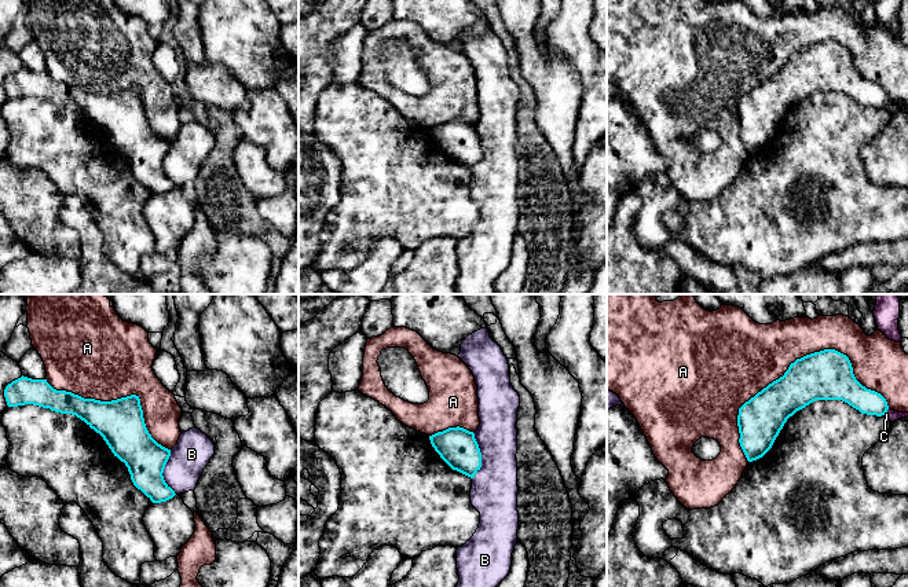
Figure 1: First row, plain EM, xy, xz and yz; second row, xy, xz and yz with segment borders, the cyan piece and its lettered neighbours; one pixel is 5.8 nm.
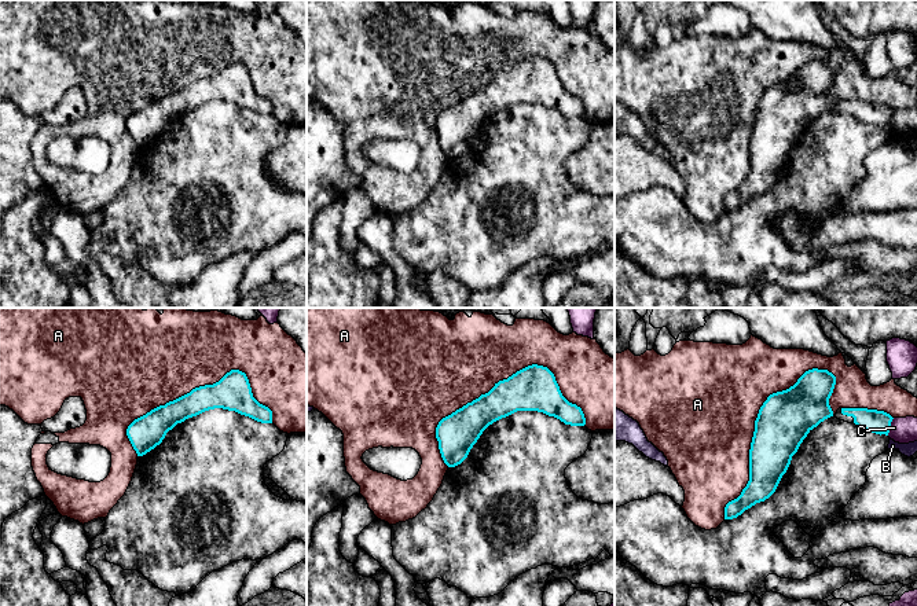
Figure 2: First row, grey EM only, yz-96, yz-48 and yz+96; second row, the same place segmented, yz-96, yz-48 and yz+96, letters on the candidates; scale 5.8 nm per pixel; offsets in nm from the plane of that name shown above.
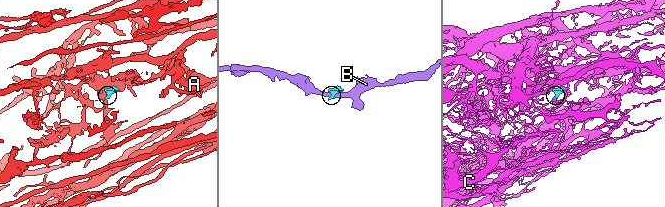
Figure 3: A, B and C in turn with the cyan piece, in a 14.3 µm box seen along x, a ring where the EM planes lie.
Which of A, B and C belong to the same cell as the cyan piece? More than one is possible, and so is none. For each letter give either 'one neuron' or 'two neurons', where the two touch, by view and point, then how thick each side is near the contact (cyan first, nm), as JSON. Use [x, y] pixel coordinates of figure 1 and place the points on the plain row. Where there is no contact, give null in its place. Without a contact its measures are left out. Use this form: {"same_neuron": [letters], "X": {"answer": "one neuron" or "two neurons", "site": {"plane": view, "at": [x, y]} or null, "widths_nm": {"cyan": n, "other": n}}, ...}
{"same_neuron": [], "A": {"answer": "two neurons", "site": {"plane": "yz", "at": [804, 48]}, "widths_nm": {"cyan": 280, "other": 360}}, "B": {"answer": "two neurons", "site": {"plane": "xz", "at": [480, 149]}, "widths_nm": {"cyan": 220, "other": 280}}, "C": {"answer": "two neurons", "site": {"plane": "yz", "at": [886, 103]}, "widths_nm": {"cyan": 150, "other": 70}}}

